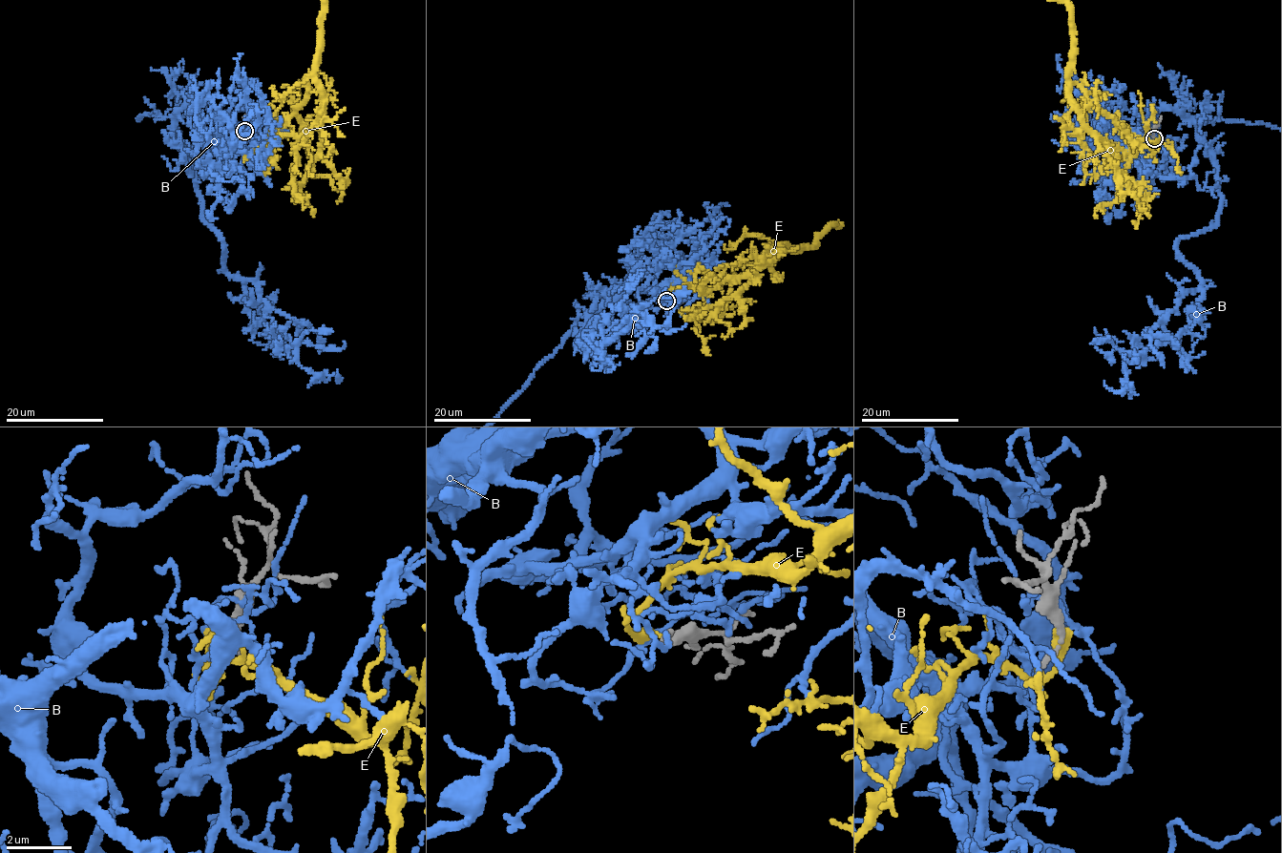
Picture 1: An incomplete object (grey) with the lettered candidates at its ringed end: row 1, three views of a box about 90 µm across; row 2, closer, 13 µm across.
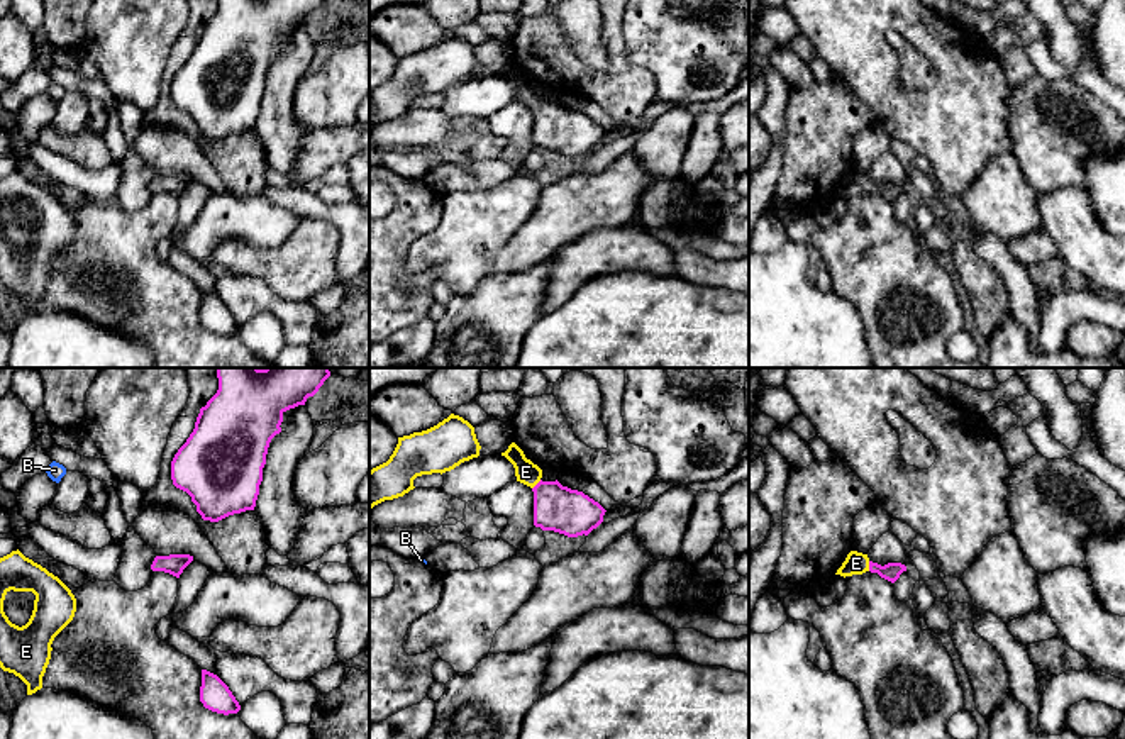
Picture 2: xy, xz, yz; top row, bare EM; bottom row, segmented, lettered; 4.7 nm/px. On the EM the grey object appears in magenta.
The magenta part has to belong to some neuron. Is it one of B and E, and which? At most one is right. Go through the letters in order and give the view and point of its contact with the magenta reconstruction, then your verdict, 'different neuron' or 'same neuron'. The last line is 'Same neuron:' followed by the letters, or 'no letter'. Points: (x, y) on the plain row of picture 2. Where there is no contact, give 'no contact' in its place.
B: no contact; different neuron
E: meets magenta in yz at (870, 187); same neuron
Same neuron: E

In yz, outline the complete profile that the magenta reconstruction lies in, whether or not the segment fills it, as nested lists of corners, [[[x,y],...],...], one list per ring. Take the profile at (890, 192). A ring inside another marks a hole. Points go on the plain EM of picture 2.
[[[851,171],[835,195],[840,195],[845,198],[852,195],[862,195],[866,192],[878,193],[881,198],[895,203],[900,198],[900,195],[906,192],[906,186],[901,183],[888,183],[881,186],[878,183],[873,183],[867,178],[867,175]]]

